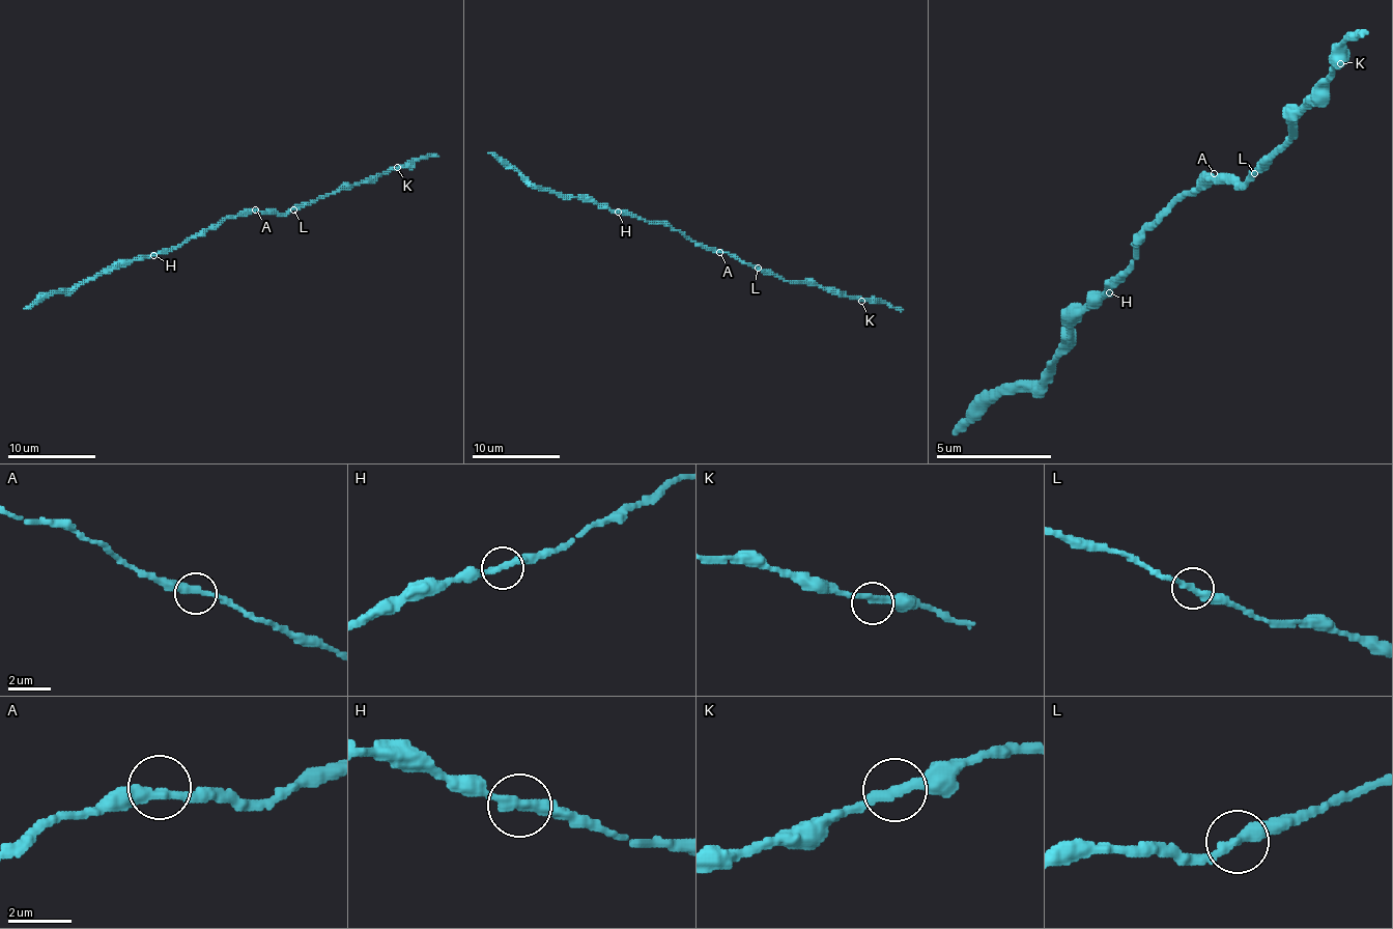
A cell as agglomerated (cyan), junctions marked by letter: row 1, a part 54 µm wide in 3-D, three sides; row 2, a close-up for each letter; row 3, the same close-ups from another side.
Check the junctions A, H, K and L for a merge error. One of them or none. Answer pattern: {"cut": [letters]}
{"cut": []}

